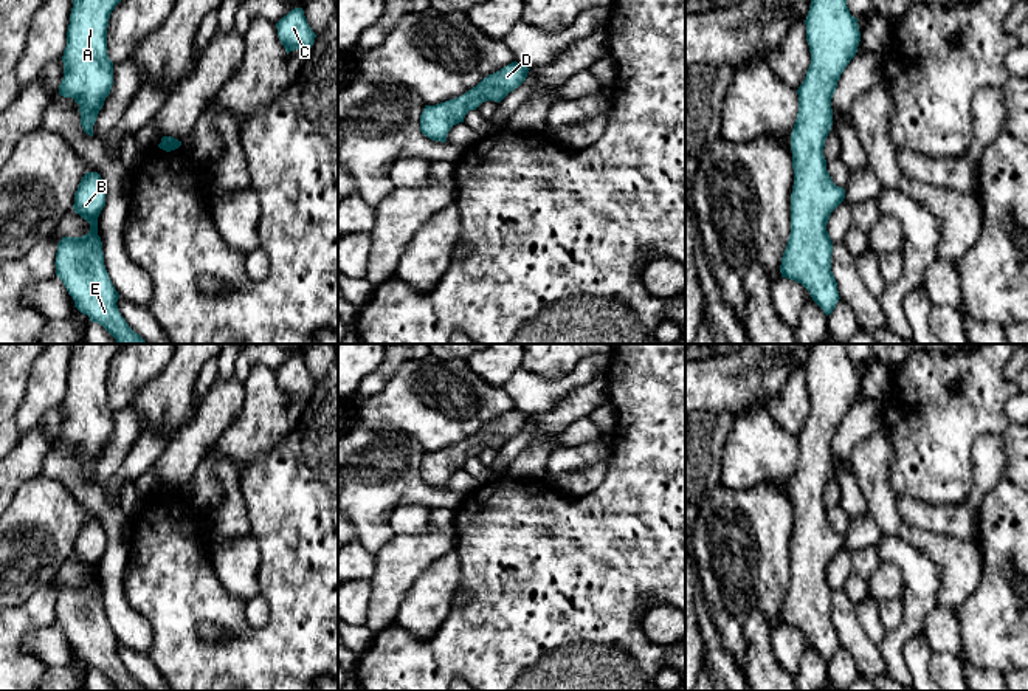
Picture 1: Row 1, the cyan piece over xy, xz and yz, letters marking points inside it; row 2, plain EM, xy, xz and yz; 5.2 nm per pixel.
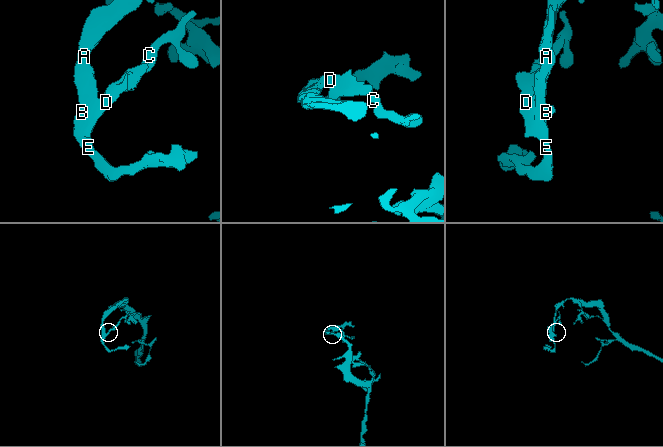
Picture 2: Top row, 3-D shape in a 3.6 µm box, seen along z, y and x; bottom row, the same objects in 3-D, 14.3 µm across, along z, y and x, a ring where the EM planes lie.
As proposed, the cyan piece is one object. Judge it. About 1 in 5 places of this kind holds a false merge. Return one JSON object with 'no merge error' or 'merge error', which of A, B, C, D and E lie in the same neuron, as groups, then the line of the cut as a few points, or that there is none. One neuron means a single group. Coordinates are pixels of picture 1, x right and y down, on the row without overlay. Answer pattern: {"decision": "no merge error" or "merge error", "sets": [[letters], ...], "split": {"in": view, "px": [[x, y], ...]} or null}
{"decision": "no merge error", "sets": [["A", "B", "C", "D", "E"]], "split": null}

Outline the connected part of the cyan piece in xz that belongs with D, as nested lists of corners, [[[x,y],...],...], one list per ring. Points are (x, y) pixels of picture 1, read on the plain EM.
[[[515,407],[484,425],[462,443],[436,452],[425,452],[420,462],[420,479],[433,488],[445,490],[450,476],[464,469],[470,457],[476,457],[485,448],[501,449],[526,428],[529,417]]]

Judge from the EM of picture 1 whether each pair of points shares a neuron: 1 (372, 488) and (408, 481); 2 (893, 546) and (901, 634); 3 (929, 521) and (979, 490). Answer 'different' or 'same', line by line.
1: same
2: same
3: same

